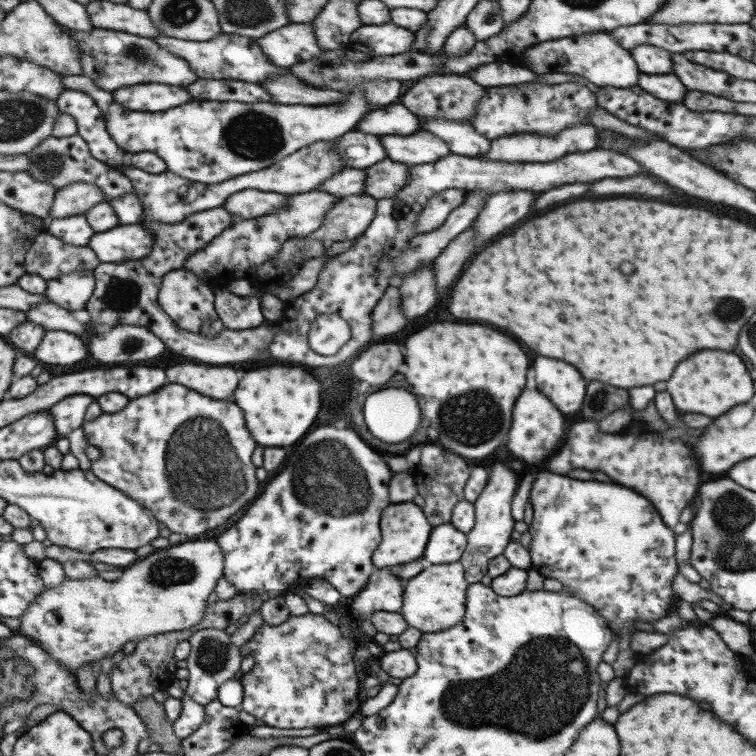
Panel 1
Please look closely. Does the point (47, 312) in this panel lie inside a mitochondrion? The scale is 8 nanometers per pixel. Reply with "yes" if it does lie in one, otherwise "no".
no

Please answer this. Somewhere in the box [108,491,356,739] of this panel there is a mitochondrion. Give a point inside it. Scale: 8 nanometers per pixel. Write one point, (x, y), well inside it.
(165, 573)

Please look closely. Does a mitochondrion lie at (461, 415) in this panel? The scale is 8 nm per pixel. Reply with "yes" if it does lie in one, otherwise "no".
yes

